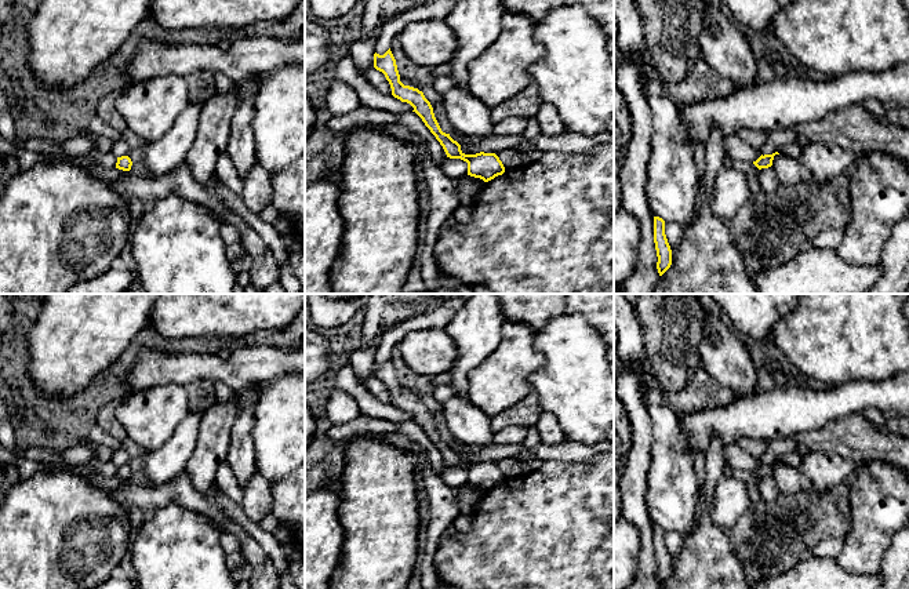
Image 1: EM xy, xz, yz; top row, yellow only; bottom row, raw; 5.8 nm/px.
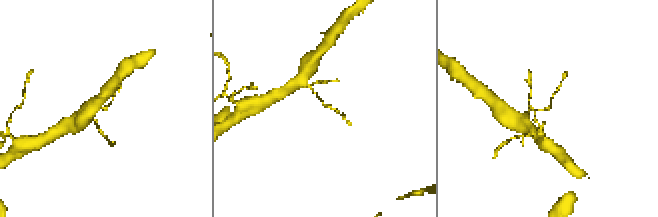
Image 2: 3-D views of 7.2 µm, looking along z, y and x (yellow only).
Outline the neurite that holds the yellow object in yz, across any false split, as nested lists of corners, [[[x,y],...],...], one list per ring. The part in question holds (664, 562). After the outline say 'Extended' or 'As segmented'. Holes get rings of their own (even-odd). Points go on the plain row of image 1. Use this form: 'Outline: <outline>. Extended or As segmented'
Outline: [[[654,526],[654,552],[657,559],[657,578],[662,585],[672,574],[672,559],[665,543],[665,530]]]. As segmented

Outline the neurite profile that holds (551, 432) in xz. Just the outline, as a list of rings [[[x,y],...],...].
[[[542,411],[535,429],[539,432],[541,441],[543,444],[560,444],[566,441],[566,435],[559,423],[559,419],[555,414]]]

